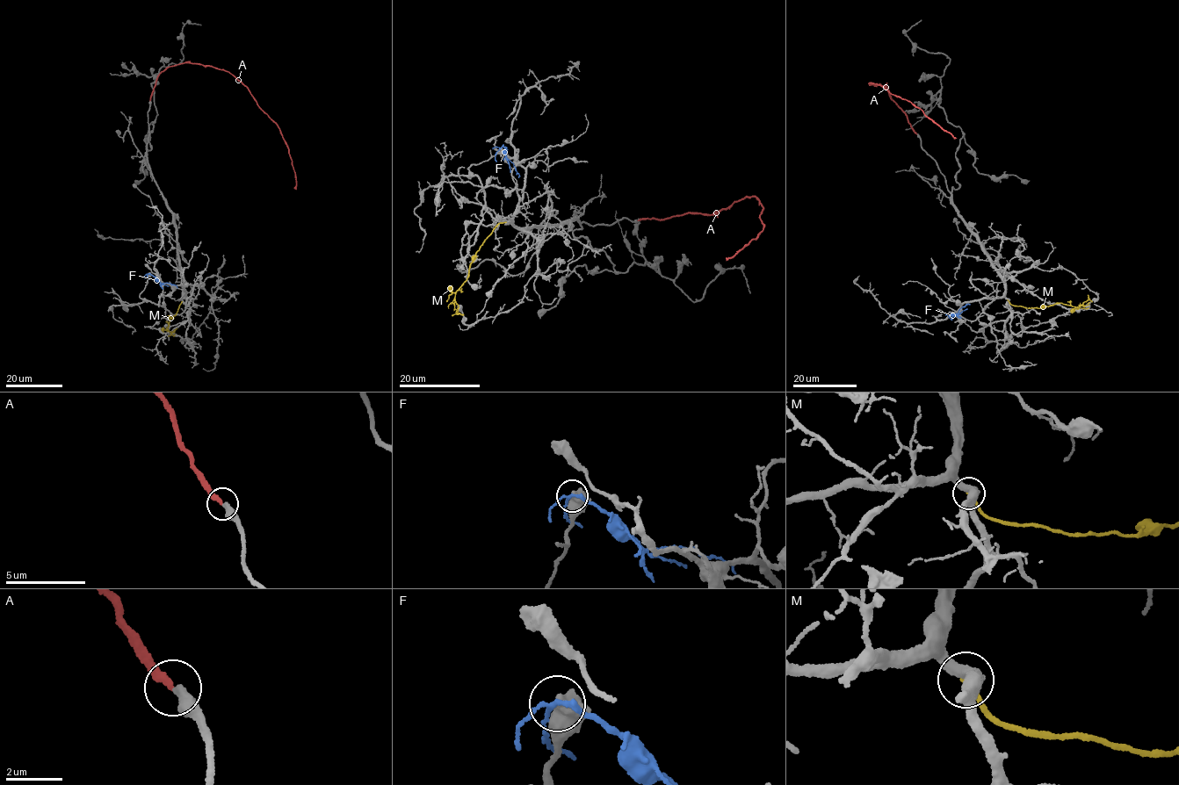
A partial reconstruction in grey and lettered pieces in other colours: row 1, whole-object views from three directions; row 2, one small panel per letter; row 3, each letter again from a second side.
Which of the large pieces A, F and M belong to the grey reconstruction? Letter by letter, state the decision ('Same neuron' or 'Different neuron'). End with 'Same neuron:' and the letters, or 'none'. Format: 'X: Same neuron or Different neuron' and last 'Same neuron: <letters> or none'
A: Same neuron
F: Different neuron
M: Different neuron
Same neuron: A

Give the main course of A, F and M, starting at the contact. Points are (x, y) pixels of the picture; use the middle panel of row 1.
A: (638, 220), (661, 220), (693, 212), (711, 215), (753, 196), (763, 208), (759, 218), (763, 229), (726, 260)
F: (501, 147), (505, 149), (506, 157), (513, 163), (518, 177)
M: (505, 222), (497, 225), (474, 255), (469, 274), (455, 292), (458, 306), (456, 314), (452, 315)

